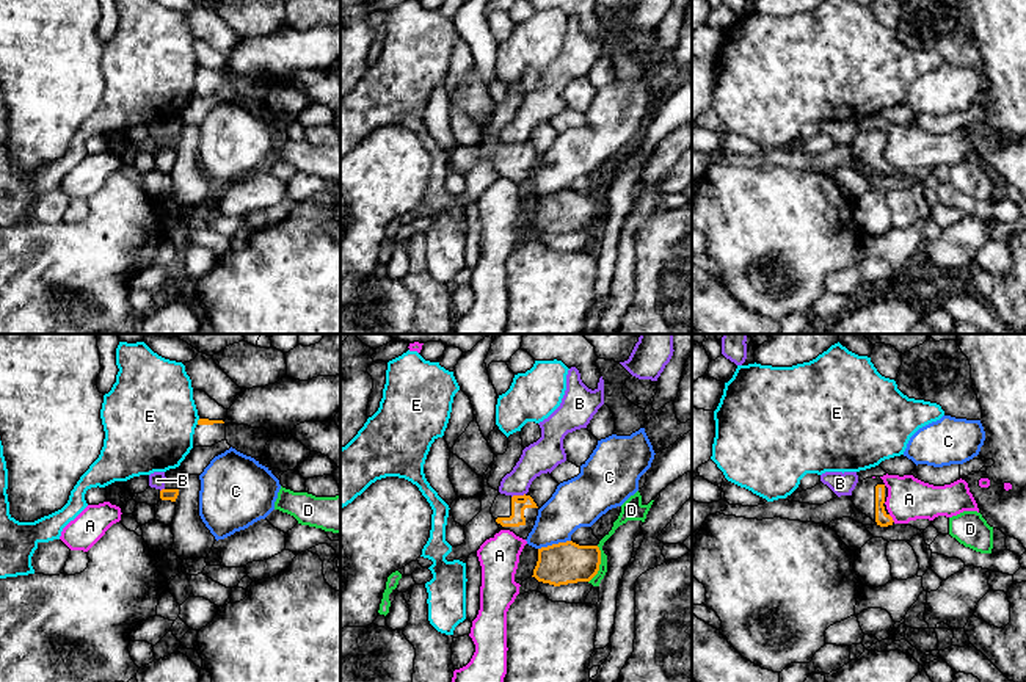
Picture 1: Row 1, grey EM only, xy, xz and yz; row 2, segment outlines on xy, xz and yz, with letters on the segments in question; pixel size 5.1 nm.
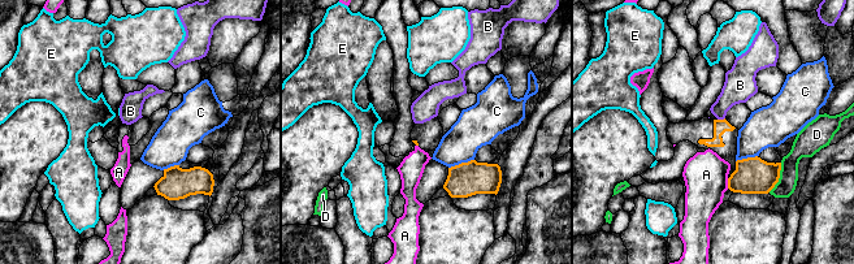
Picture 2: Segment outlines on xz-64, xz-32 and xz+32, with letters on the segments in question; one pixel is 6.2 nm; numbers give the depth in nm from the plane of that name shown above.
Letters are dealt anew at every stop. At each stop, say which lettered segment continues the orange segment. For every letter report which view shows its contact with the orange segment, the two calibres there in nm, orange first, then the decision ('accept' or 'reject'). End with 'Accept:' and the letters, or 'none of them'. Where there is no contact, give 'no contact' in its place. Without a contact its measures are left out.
A: meets orange in yz; 70 nm thick on the orange side, 220 nm on the other; reject
B: meets orange in xz; 70 nm thick on the orange side, 170 nm on the other; reject
C: meets orange in xz; 220 nm thick on the orange side, 260 nm on the other; reject
D: meets orange in xz; 220 nm thick on the orange side, 50 nm on the other; reject
E: meets orange in xy; 30 nm thick on the orange side, 480 nm on the other; reject
Accept: none of them

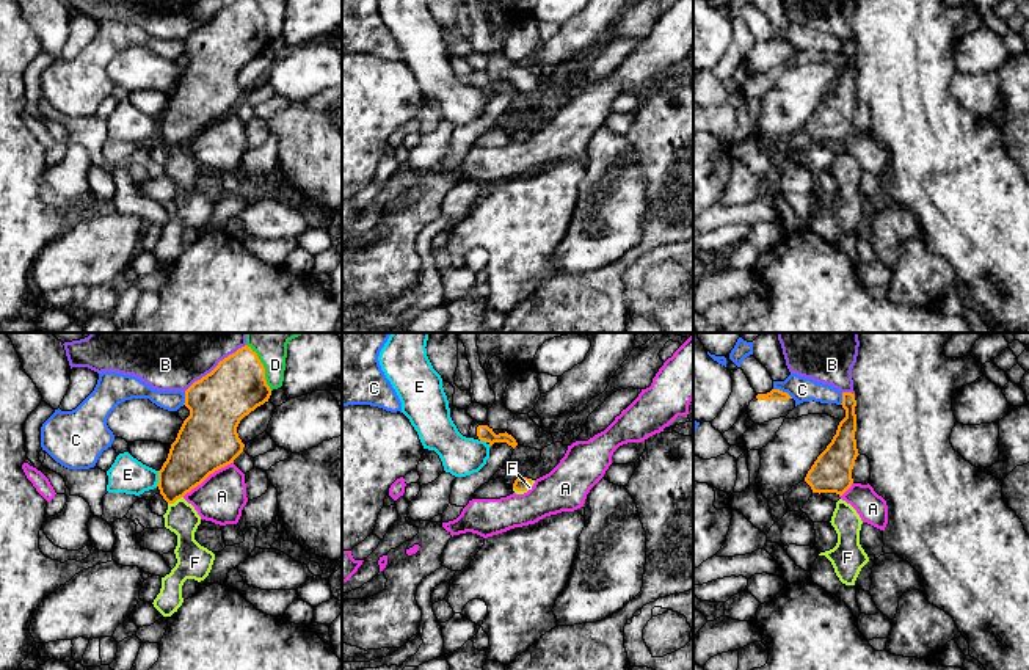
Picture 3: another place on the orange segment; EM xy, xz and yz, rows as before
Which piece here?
A: meets orange in xy; 300 nm thick on the orange side, 240 nm on the other; reject
B: meets orange in xy; 300 nm thick on the orange side, 200 nm on the other; reject
C: meets orange in yz; 60 nm thick on the orange side, 130 nm on the other; reject
D: meets orange in xy; 300 nm thick on the orange side, 110 nm on the other; reject
E: meets orange in xy; 260 nm thick on the orange side, 180 nm on the other; reject
F: meets orange in xy; 240 nm thick on the orange side, 160 nm on the other; accept
Accept: F

